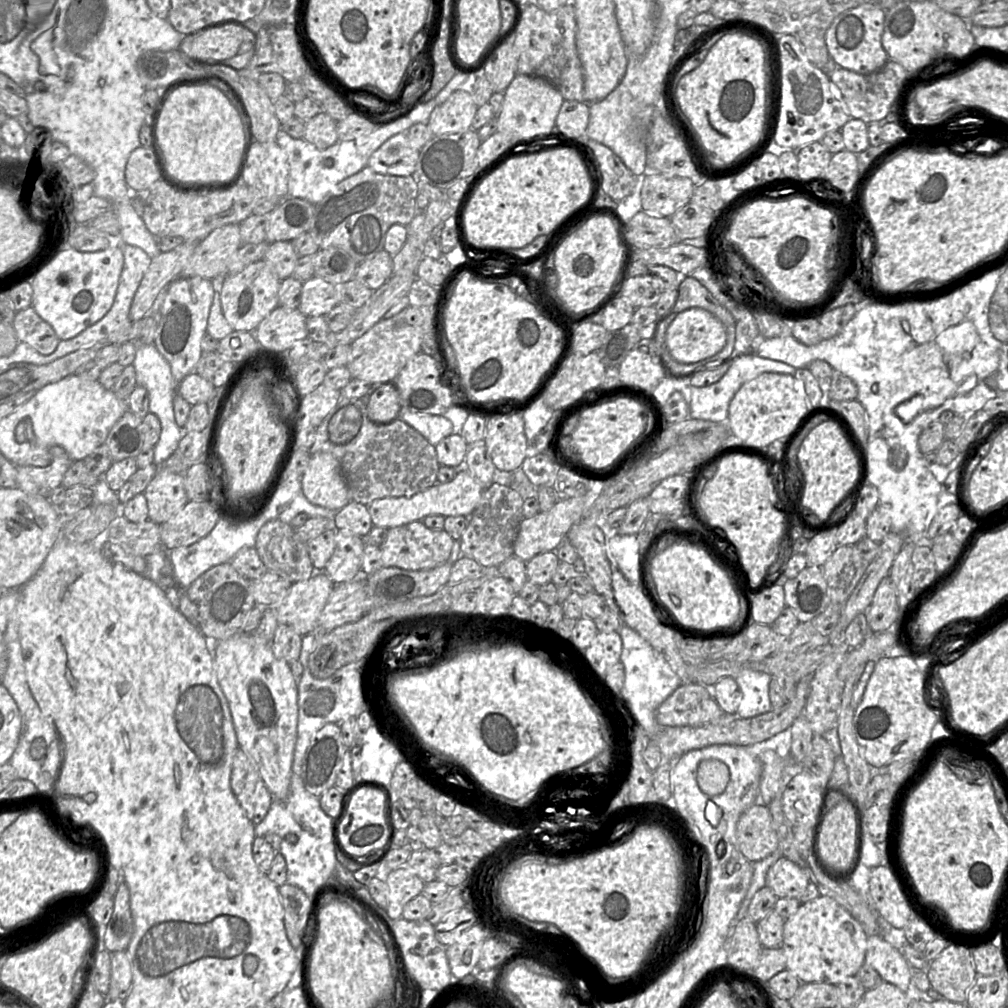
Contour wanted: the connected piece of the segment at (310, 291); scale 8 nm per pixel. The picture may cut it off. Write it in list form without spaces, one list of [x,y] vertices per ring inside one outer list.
[[[318,276],[302,284],[298,310],[306,317],[325,316],[339,304],[338,286]]]

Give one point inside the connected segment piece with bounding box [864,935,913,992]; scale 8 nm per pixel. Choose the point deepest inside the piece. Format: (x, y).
(888, 961)

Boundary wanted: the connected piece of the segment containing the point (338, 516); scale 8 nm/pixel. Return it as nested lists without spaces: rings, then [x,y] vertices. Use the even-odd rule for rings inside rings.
[[[354,501],[335,513],[332,524],[337,531],[348,531],[360,537],[367,536],[373,528],[367,506]]]

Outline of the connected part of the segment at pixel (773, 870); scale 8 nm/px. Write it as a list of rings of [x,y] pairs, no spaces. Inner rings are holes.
[[[786,857],[779,858],[766,874],[766,886],[780,898],[798,899],[810,883],[809,875]]]

